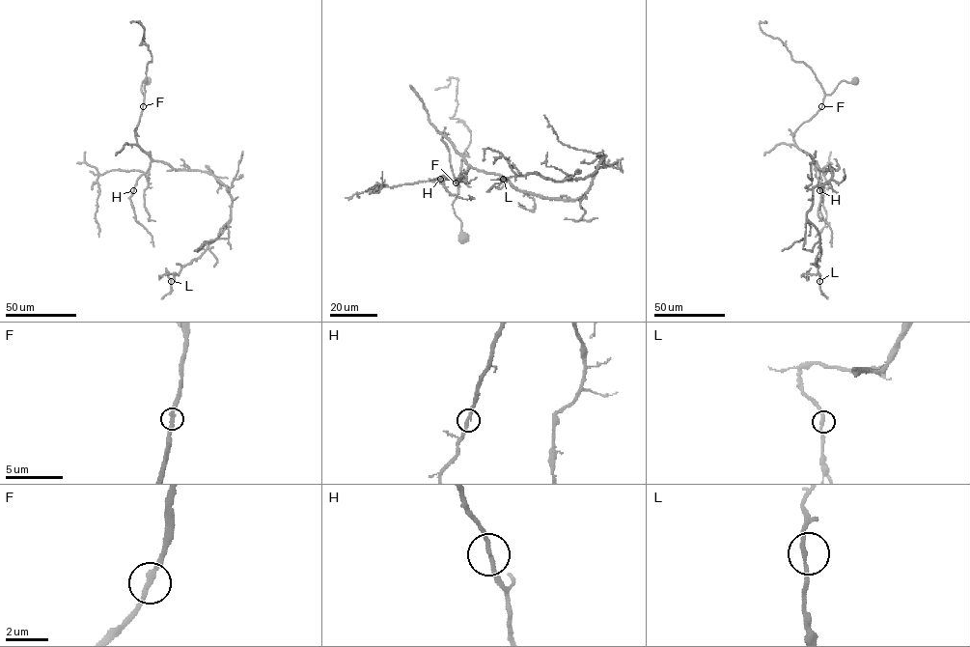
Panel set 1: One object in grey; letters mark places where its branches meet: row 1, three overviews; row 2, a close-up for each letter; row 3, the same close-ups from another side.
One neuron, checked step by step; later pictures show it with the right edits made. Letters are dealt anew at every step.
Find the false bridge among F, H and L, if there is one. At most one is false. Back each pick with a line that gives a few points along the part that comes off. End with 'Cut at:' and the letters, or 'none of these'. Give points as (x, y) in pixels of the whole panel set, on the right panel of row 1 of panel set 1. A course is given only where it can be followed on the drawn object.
Cut at: none of these

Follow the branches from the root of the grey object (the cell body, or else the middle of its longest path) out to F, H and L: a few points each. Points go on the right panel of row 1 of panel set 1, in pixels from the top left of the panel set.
F: (854, 80), (841, 81), (830, 94), (825, 96), (821, 106)
H: (854, 80), (841, 81), (825, 96), (820, 109), (794, 132), (795, 145), (809, 154), (819, 172), (819, 190)
L: (854, 80), (825, 95), (793, 137), (832, 172), (814, 187), (806, 215), (820, 239), (819, 281)

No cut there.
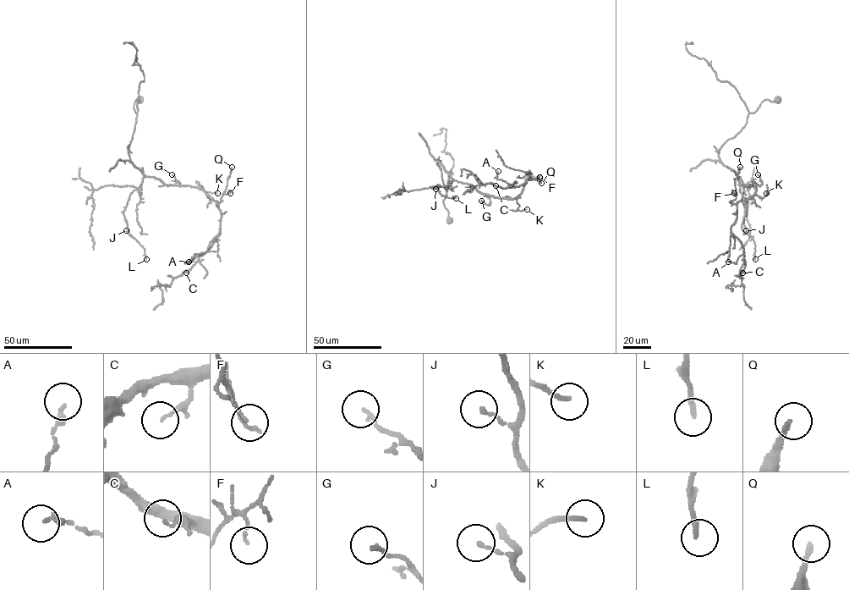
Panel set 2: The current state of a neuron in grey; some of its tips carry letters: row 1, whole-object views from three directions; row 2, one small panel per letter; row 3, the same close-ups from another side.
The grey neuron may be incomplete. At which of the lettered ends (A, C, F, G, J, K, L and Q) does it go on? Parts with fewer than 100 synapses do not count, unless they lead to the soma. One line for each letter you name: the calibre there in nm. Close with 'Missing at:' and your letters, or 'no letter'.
Missing at: no letter

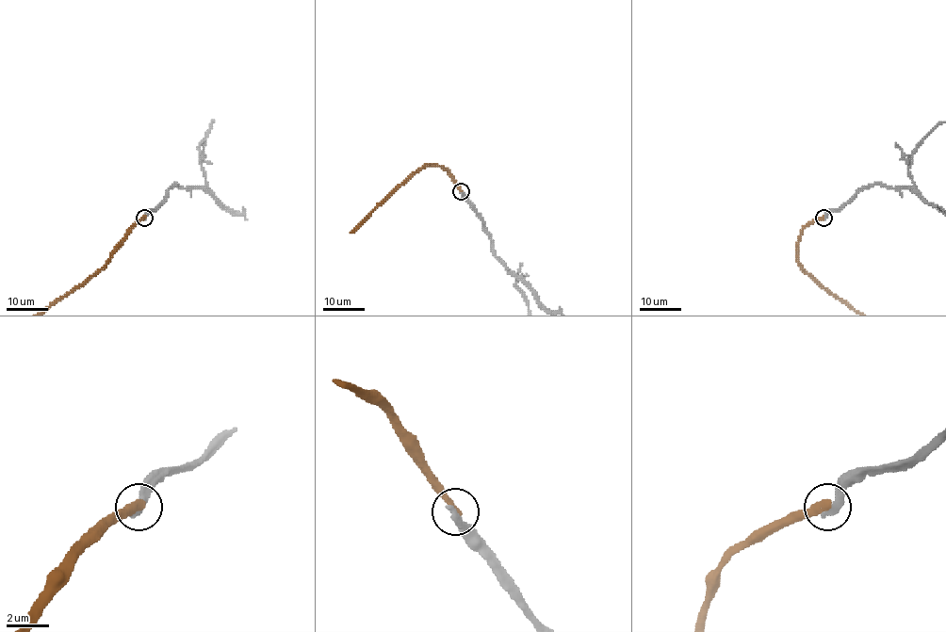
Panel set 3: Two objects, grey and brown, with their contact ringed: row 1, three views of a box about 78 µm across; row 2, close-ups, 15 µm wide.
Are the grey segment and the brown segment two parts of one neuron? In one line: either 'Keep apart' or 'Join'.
Keep apart

